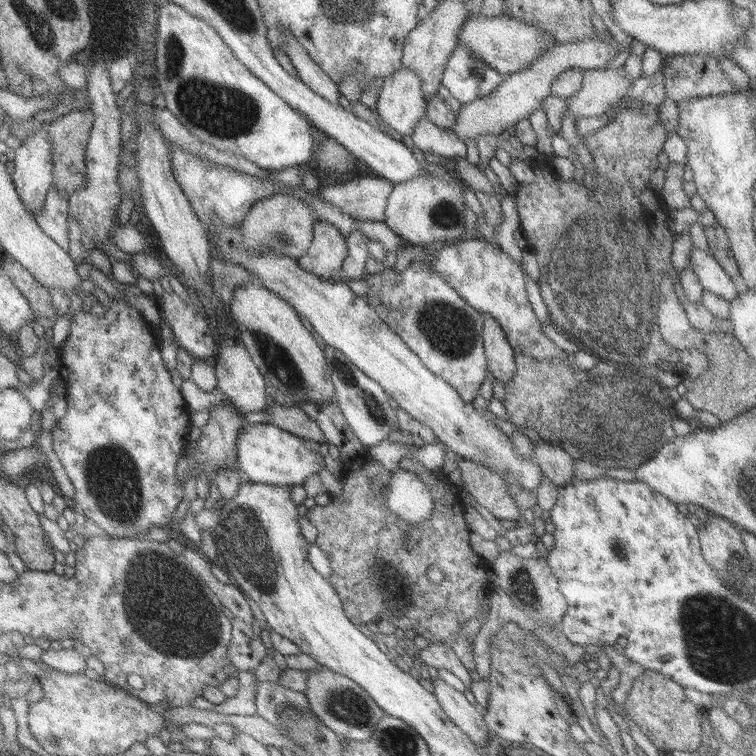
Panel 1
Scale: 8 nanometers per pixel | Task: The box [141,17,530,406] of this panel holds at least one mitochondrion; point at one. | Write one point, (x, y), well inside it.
(227, 113)

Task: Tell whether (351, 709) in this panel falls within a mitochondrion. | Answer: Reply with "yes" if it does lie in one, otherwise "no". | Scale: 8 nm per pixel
yes

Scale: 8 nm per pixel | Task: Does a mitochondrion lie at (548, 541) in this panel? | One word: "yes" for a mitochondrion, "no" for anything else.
no

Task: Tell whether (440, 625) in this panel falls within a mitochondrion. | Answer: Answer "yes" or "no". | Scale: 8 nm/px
no

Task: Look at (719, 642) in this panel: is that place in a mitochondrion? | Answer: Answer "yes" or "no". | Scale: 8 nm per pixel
yes

